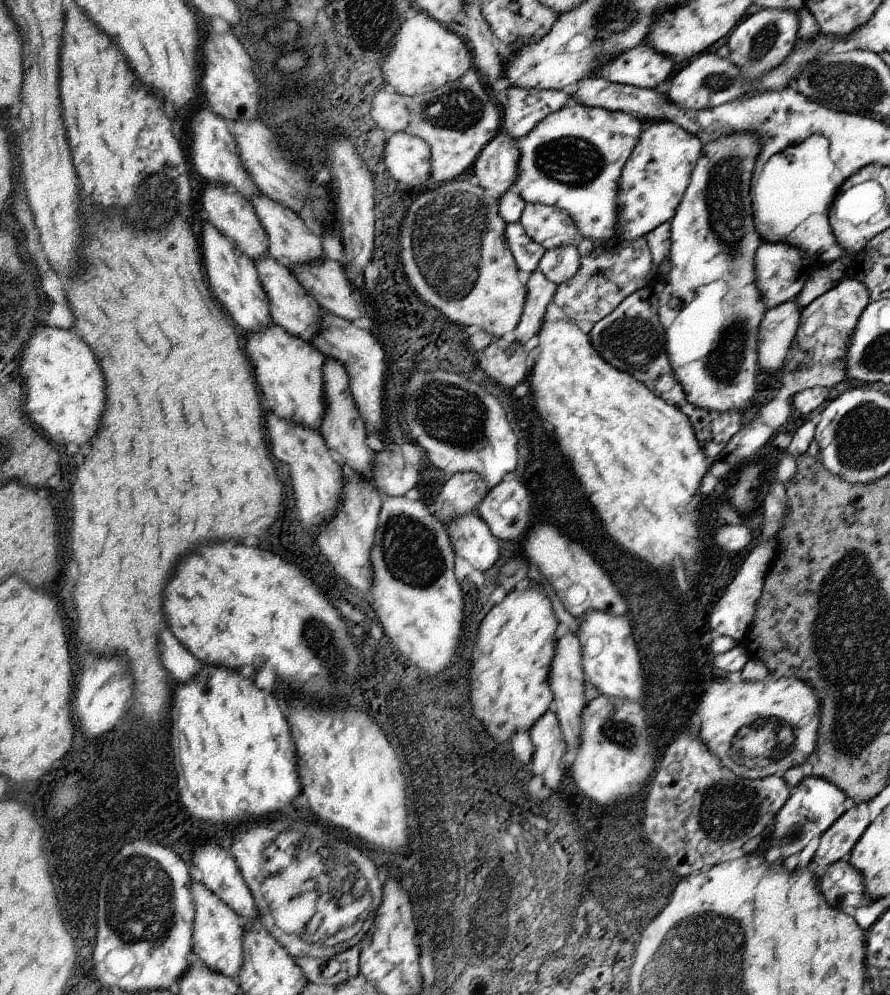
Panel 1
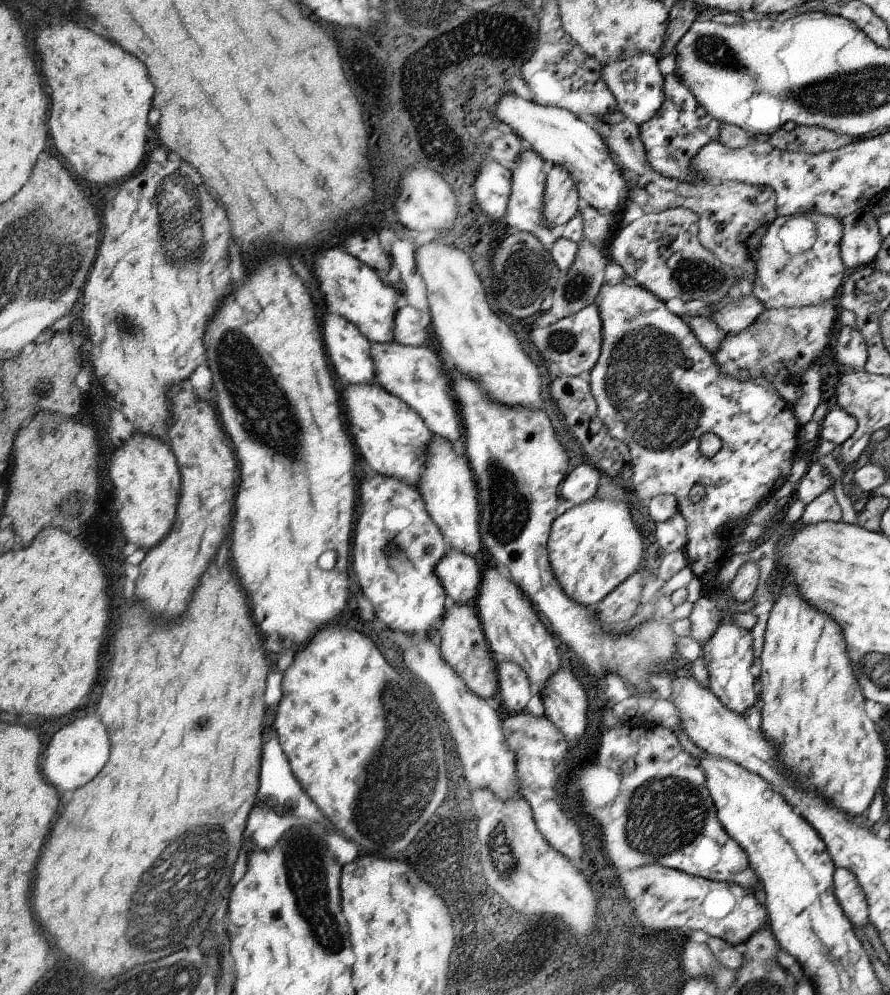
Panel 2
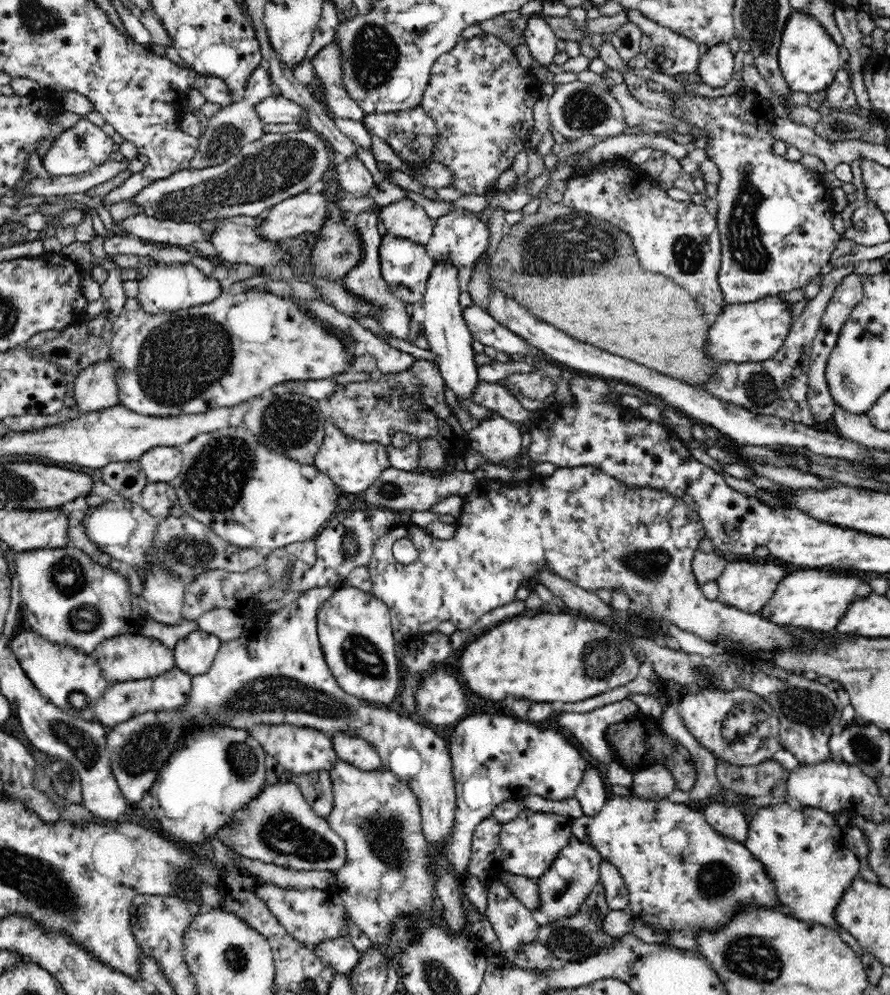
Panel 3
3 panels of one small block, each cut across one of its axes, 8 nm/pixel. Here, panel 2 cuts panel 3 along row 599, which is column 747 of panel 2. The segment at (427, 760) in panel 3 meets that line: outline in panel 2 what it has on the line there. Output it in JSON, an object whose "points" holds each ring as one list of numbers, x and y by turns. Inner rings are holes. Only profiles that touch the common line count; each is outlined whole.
{"points":[[733,294,711,308,711,320,727,336,737,336,739,332,749,330,757,318,763,316,763,312,765,306,757,298,743,298,741,294]]}

